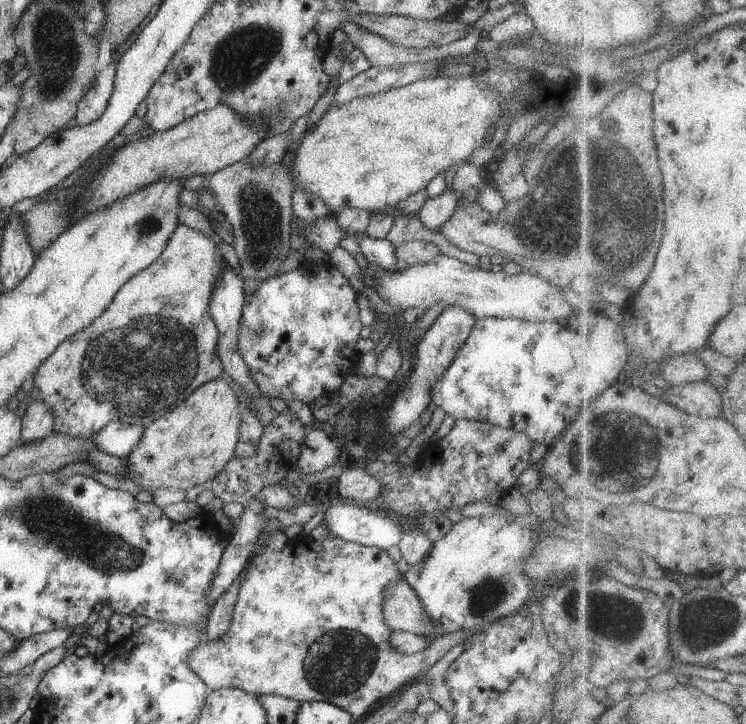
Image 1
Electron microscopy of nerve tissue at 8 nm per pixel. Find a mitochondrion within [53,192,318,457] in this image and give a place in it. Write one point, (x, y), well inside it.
(137, 367)

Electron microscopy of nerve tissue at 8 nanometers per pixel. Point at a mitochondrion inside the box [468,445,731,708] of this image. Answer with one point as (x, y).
(602, 613)

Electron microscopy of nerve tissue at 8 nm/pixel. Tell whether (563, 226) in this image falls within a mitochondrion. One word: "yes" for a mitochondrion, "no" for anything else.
yes

